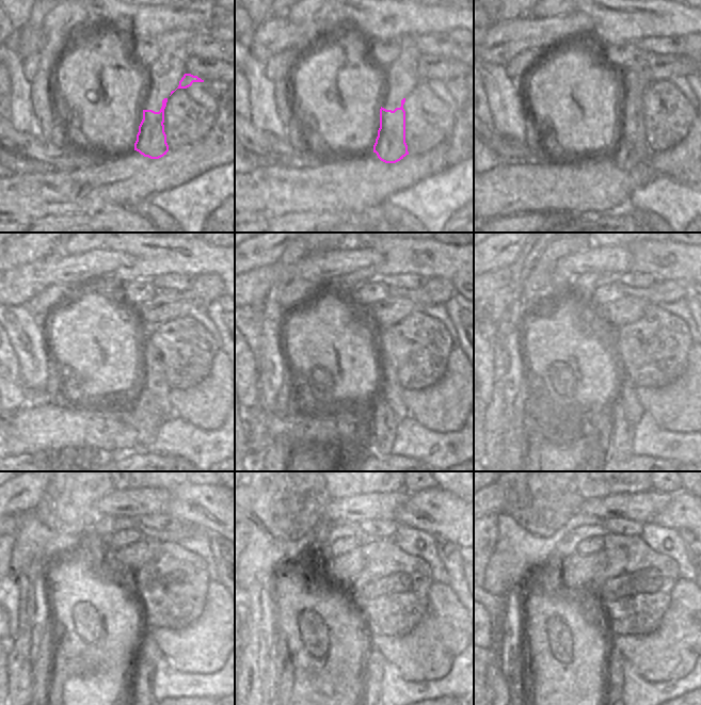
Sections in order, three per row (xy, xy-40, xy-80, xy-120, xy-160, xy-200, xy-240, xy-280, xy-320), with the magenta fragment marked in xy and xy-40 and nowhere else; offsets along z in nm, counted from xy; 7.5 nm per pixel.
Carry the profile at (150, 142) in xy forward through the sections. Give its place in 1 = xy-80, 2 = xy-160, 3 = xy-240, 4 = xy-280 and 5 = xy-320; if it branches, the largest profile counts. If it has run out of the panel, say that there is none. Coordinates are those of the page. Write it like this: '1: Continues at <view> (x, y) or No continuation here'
1: Continues at xy-80 (631, 147)
2: Continues at xy-160 (388, 410)
3: Continues at xy-240 (145, 654)
4: Continues at xy-280 (372, 681)
5: Continues at xy-320 (614, 663)

